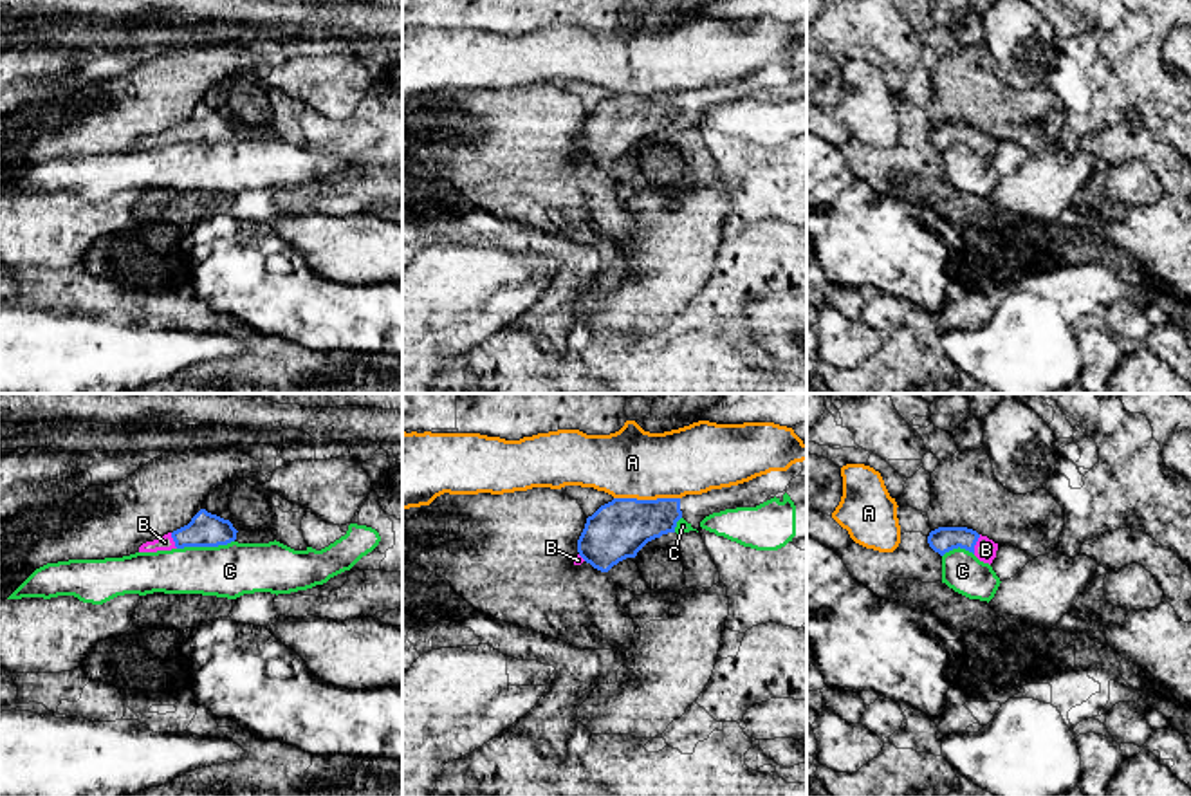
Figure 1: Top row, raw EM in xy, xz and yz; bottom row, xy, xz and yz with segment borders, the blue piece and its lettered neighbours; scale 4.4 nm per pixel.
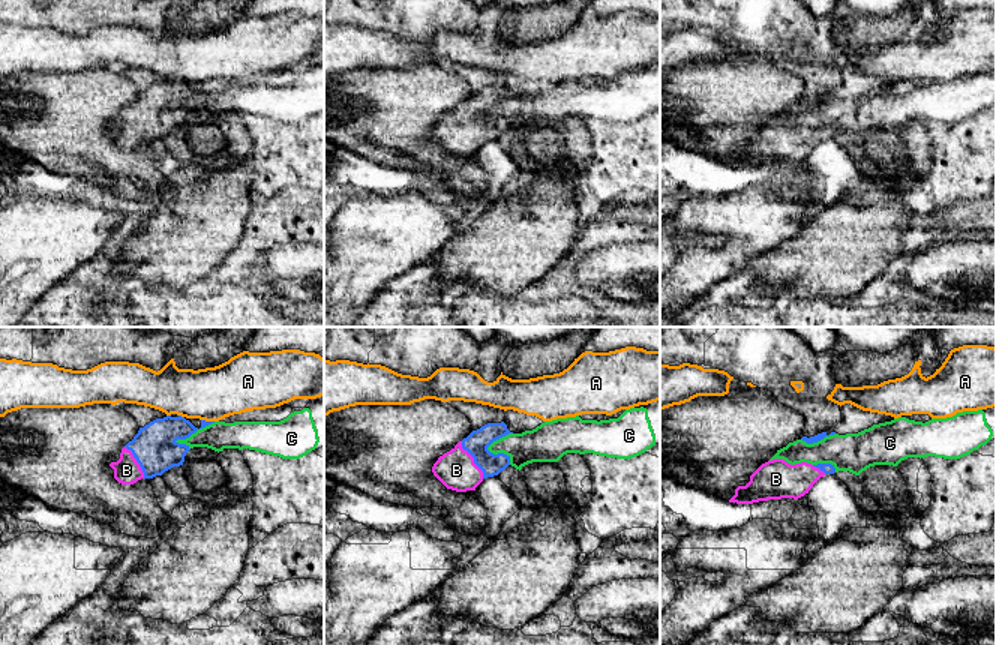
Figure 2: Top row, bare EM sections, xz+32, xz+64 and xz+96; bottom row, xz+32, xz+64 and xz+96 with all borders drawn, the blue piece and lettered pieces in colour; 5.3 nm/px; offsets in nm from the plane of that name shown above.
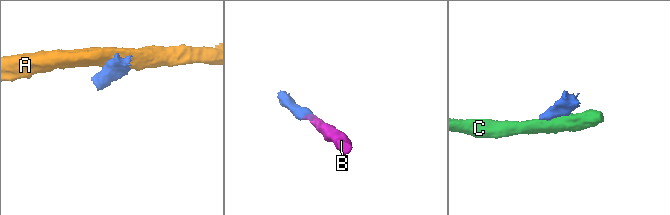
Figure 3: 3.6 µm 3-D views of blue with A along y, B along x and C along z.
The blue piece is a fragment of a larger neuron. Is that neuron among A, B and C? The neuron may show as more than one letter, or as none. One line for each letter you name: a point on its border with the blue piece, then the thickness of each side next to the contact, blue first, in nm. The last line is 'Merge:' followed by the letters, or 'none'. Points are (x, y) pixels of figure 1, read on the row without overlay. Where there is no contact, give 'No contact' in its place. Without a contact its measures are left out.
B: Touches blue at yz (975, 139). Thickness 120 nm (blue) against 100 nm
Merge: B

